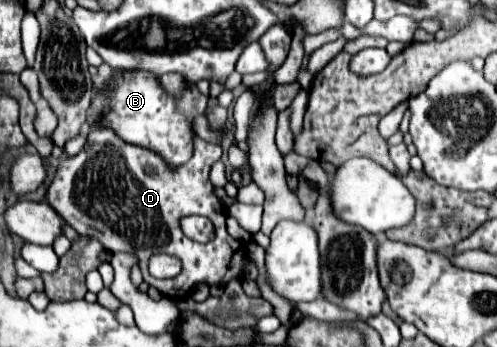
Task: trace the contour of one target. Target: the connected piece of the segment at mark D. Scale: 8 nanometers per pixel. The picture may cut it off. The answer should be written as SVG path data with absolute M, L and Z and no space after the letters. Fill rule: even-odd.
M94 123L88 129L88 145L84 149L68 159L62 159L56 173L54 181L50 183L46 191L46 201L48 205L64 219L68 221L80 235L90 235L96 237L108 251L118 253L134 253L140 259L140 269L144 275L144 281L148 285L154 285L164 297L168 299L182 299L194 291L196 285L208 283L208 285L226 285L230 279L240 277L244 273L244 243L232 239L226 231L226 205L216 197L214 185L210 183L210 167L216 163L222 155L222 147L208 143L194 135L194 153L190 161L170 167L158 153L148 151L146 147L124 143L110 127L103 127ZM150 163L154 167L154 175L144 175L144 165ZM188 215L206 215L212 219L216 227L216 237L208 243L196 243L190 241L182 229L180 229L180 219ZM156 253L166 253L174 255L182 261L182 271L172 277L172 279L156 279L148 273L148 259Z

